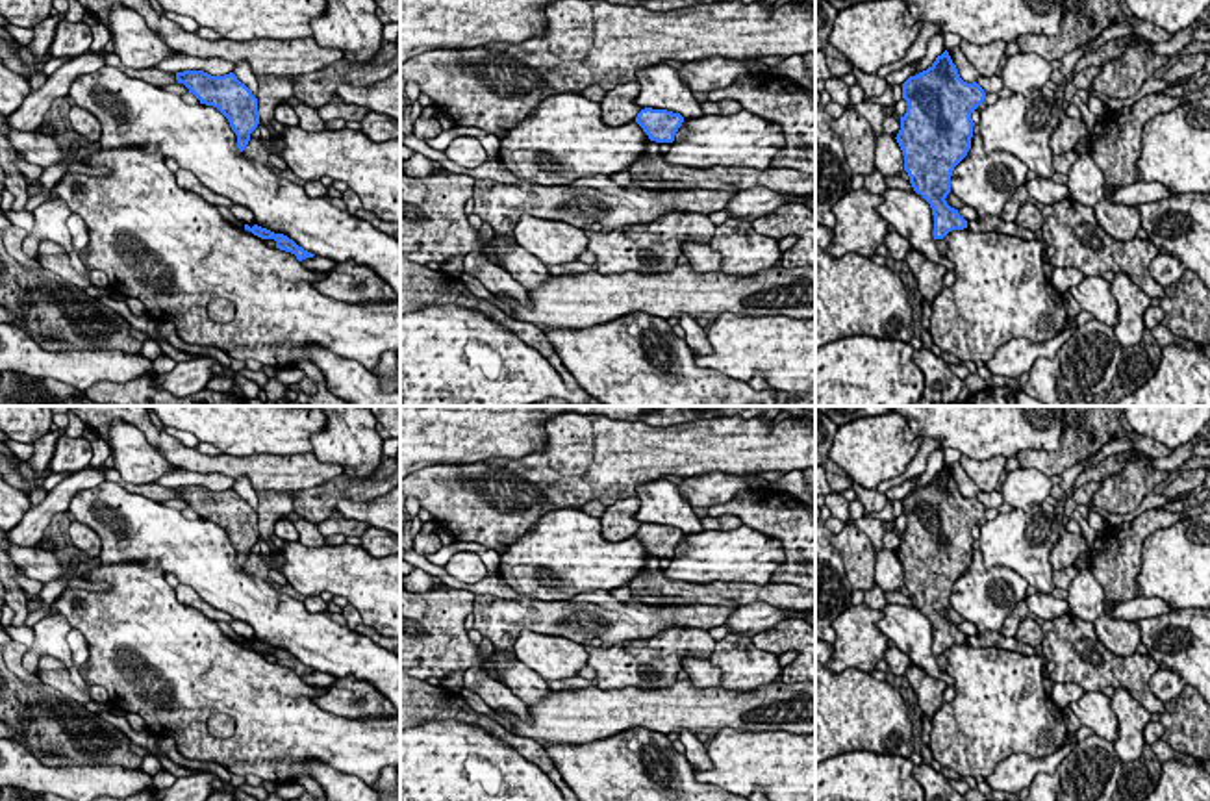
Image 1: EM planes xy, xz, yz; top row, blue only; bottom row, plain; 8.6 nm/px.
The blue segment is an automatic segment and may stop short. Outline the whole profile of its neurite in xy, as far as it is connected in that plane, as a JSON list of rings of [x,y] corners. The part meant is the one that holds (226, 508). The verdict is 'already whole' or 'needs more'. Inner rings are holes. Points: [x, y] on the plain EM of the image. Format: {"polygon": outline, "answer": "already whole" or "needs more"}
{"polygon": [[[204,486],[176,488],[178,499],[183,499],[200,519],[217,523],[237,551],[237,564],[243,567],[250,549],[259,540],[258,514],[237,495],[233,488],[211,491]]], "answer": "already whole"}

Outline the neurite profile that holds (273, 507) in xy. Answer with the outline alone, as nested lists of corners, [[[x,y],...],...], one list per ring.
[[[259,491],[258,493],[258,527],[261,540],[274,553],[276,569],[284,564],[284,554],[272,543],[274,525],[280,519],[287,519],[295,512],[293,491]]]

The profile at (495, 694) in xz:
[[[471,668],[463,673],[465,690],[474,692],[489,708],[504,708],[528,721],[528,705],[517,697],[506,684],[491,679],[484,669]]]

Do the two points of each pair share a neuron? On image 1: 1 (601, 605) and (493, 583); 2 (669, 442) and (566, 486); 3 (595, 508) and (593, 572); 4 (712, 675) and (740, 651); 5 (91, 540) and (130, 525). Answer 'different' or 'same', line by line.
1: different
2: same
3: different
4: different
5: different

